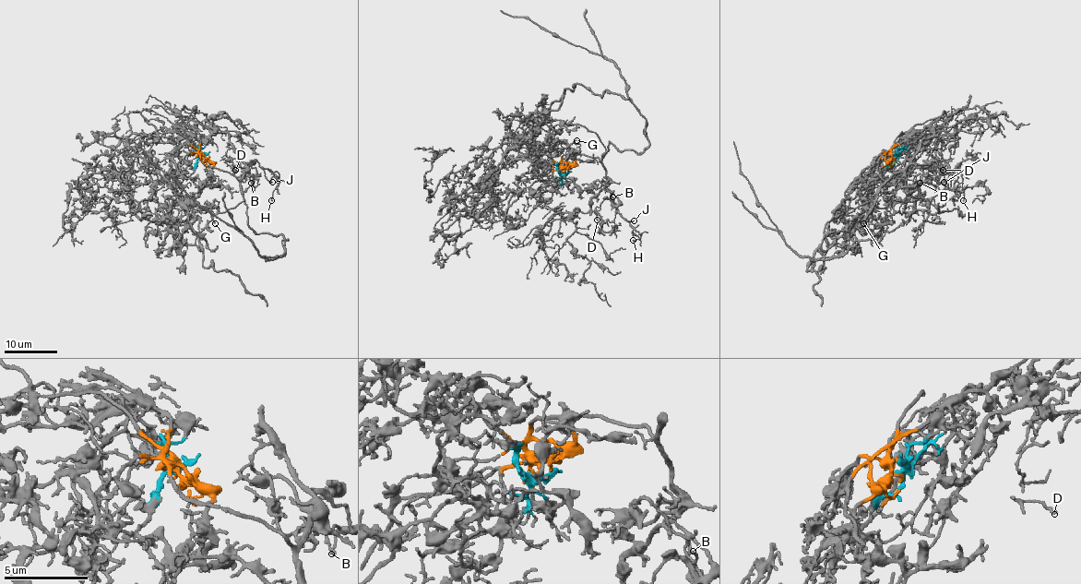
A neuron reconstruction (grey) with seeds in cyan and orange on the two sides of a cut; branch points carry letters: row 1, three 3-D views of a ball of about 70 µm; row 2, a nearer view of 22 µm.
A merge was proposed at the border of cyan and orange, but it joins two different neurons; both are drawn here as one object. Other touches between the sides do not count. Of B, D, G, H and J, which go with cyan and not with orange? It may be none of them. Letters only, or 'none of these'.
G

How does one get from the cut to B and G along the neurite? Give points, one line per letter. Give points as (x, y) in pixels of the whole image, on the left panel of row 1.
B: (203, 157), (211, 168), (240, 180), (249, 164), (257, 174), (252, 174), (251, 183)
G: (203, 157), (190, 175), (197, 192), (162, 205), (157, 215), (179, 235), (194, 213), (208, 211), (215, 223)

